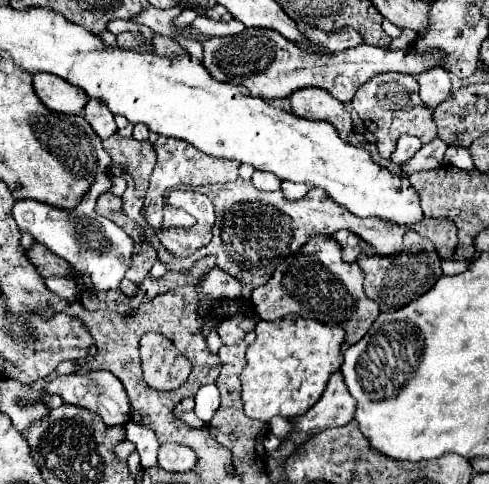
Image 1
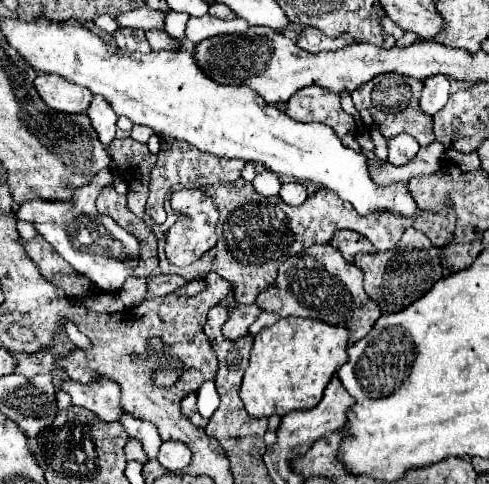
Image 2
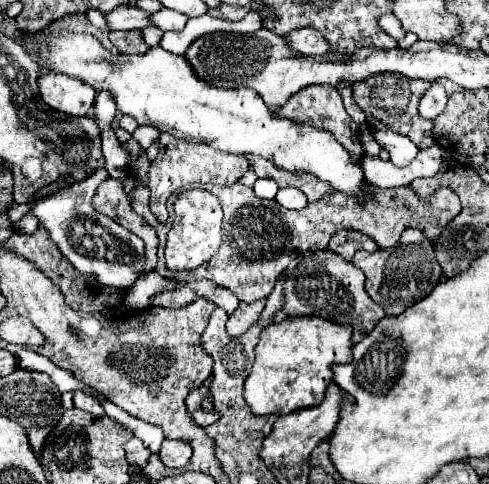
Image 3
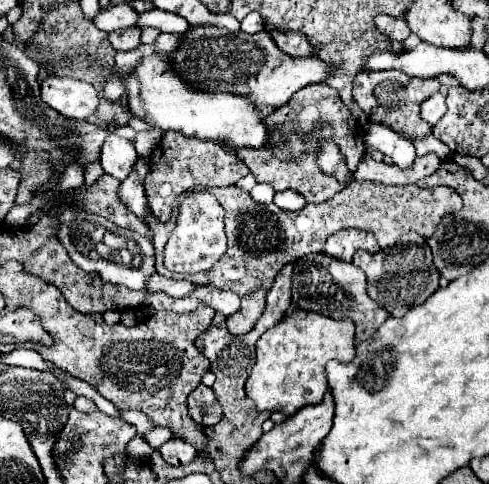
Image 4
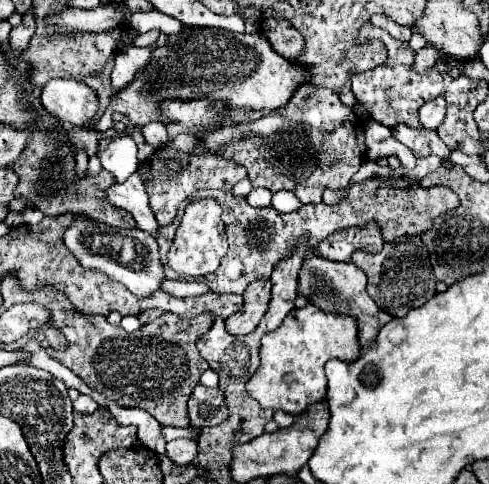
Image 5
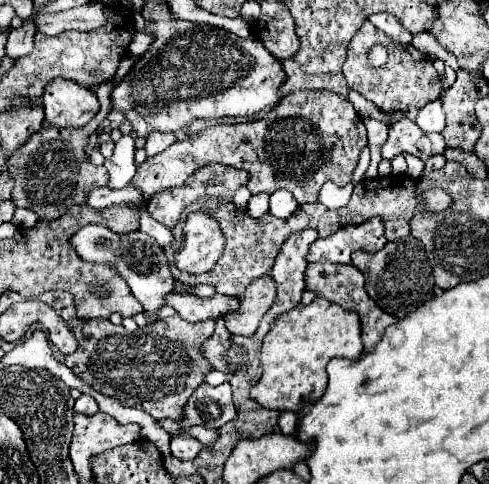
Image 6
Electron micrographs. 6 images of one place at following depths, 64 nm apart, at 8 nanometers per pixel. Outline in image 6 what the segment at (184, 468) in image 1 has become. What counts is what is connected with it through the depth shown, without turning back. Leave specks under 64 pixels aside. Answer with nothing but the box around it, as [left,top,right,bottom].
[170,434,204,460]

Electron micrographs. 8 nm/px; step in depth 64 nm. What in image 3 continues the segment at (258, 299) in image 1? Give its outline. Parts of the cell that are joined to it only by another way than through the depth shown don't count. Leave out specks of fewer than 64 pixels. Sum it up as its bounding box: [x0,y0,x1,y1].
[284,250,386,344]

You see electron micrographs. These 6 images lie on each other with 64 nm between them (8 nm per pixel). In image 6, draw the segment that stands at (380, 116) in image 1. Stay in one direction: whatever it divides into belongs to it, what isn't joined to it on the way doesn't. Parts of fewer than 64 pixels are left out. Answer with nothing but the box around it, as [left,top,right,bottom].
[342,20,442,120]

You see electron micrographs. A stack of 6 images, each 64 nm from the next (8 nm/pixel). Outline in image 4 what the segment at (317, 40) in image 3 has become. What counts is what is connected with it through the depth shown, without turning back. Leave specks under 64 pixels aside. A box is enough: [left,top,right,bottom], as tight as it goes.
[270,30,312,56]

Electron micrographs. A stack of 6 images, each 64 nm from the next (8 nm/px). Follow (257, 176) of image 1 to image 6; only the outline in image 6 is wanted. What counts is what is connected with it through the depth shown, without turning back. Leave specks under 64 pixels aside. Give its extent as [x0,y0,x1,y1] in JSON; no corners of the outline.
[248,194,268,220]

